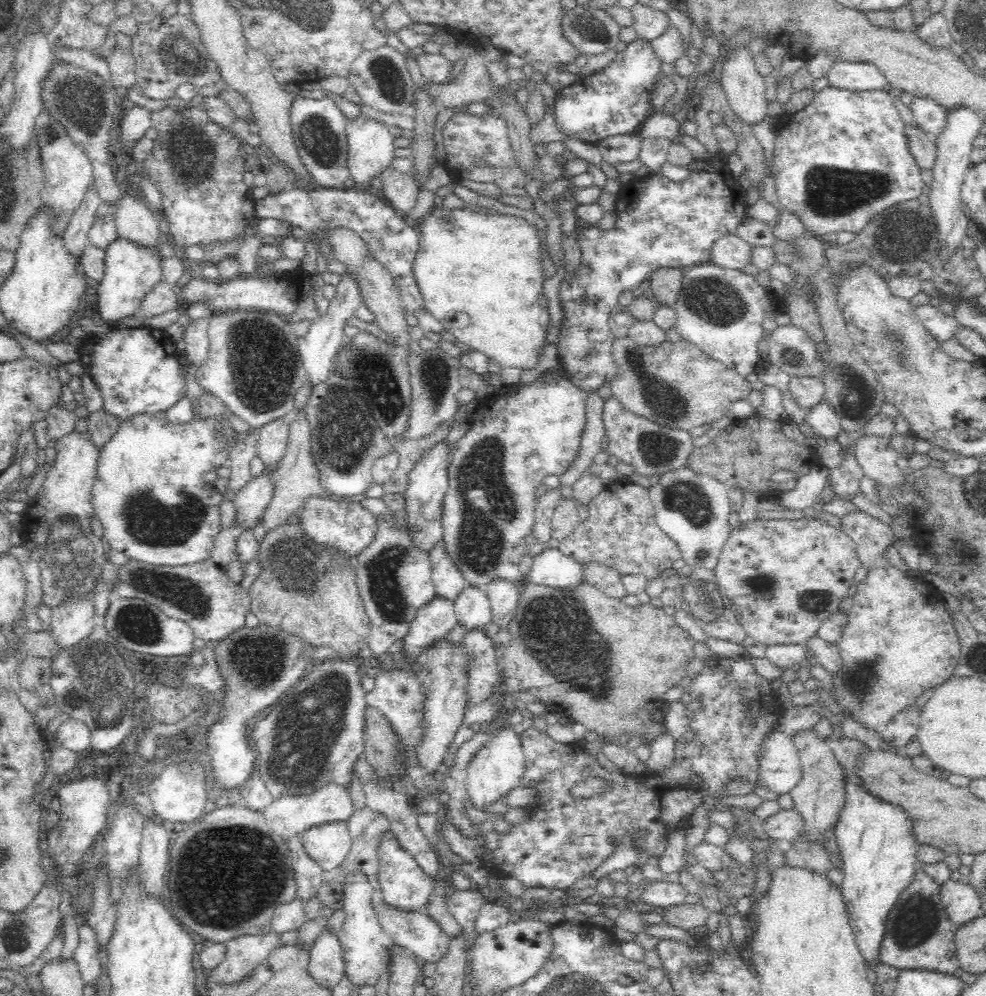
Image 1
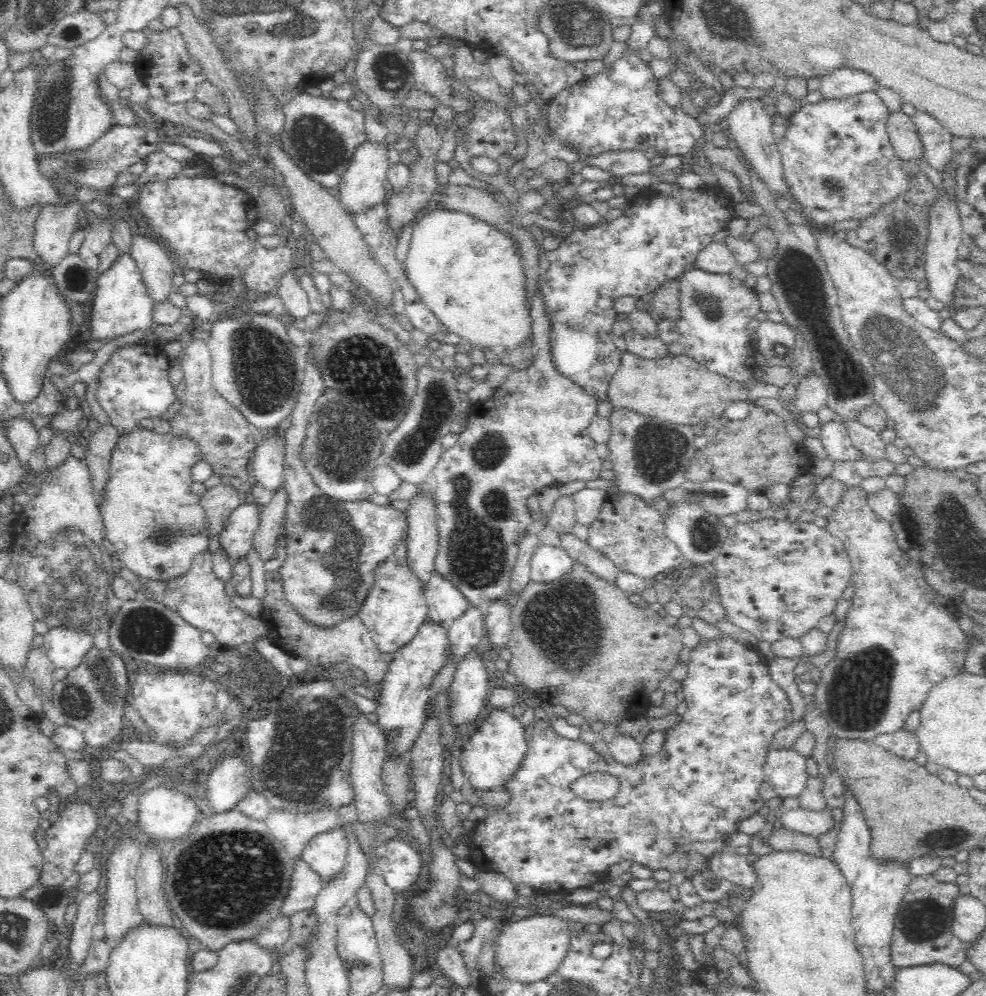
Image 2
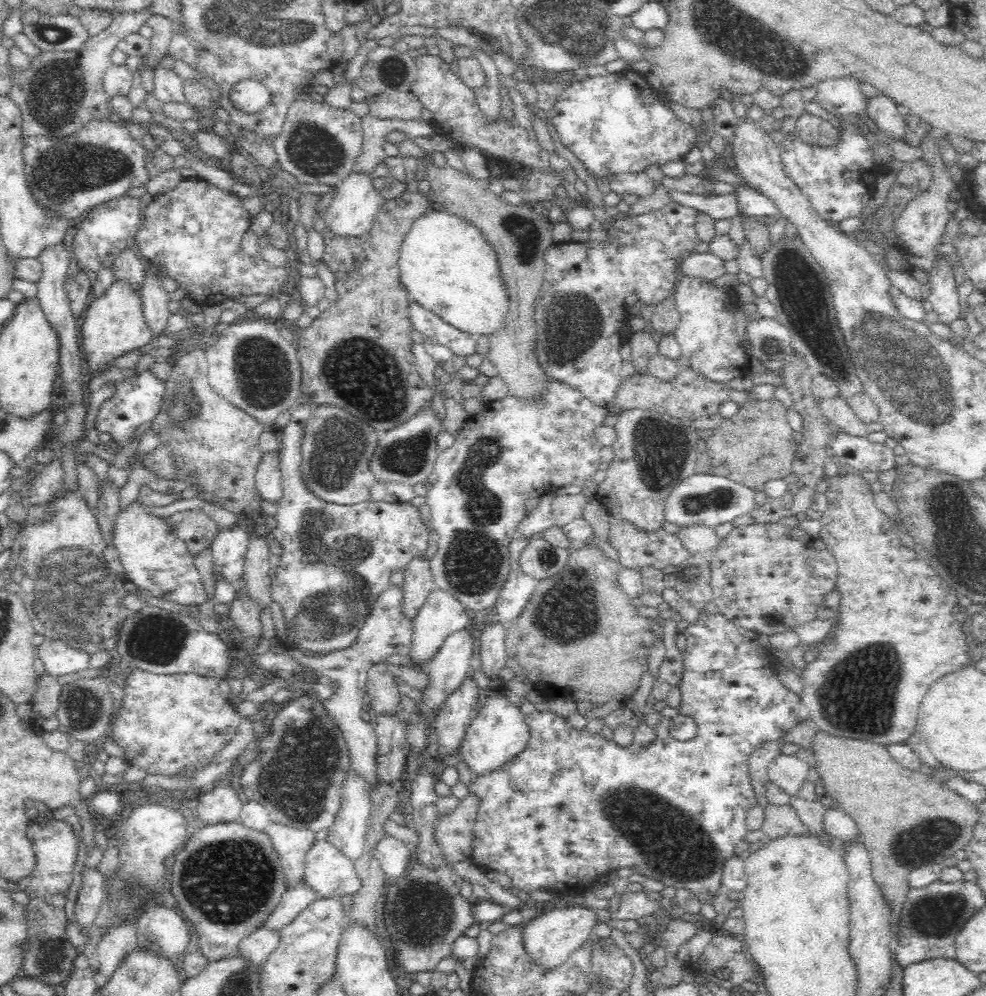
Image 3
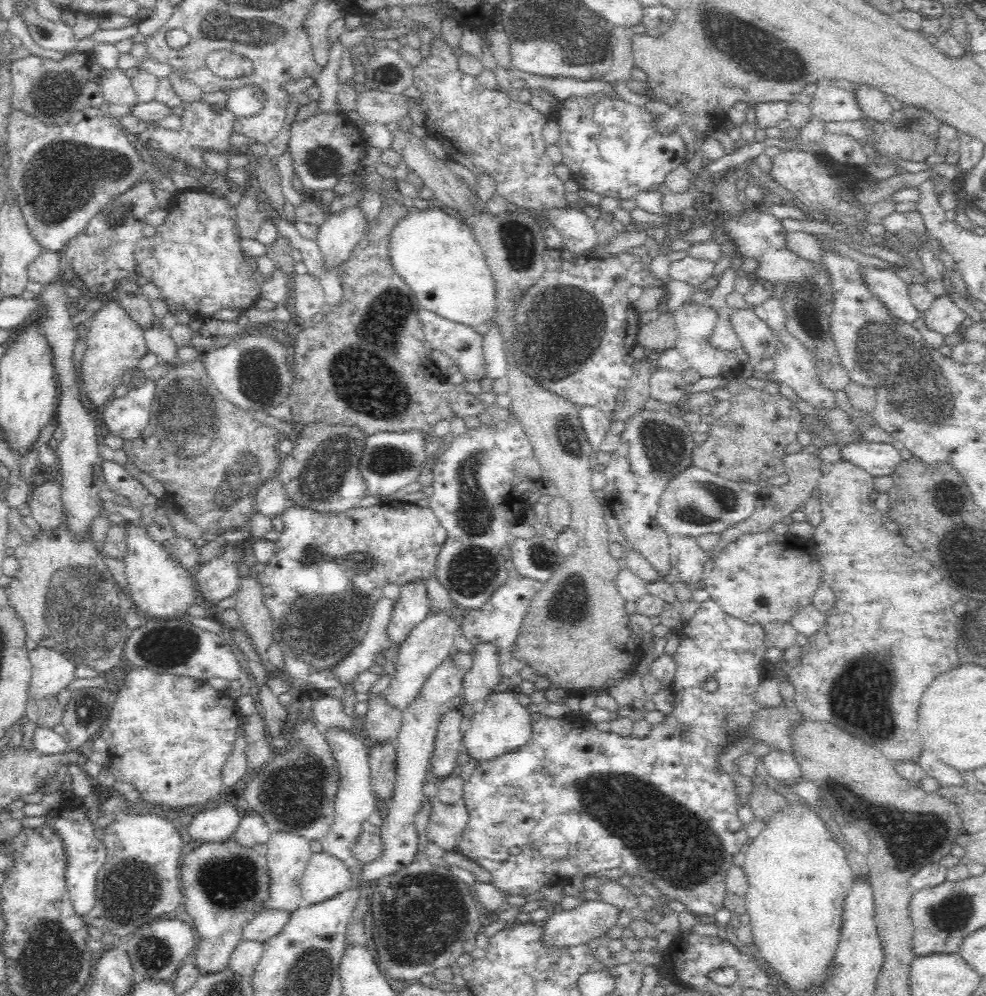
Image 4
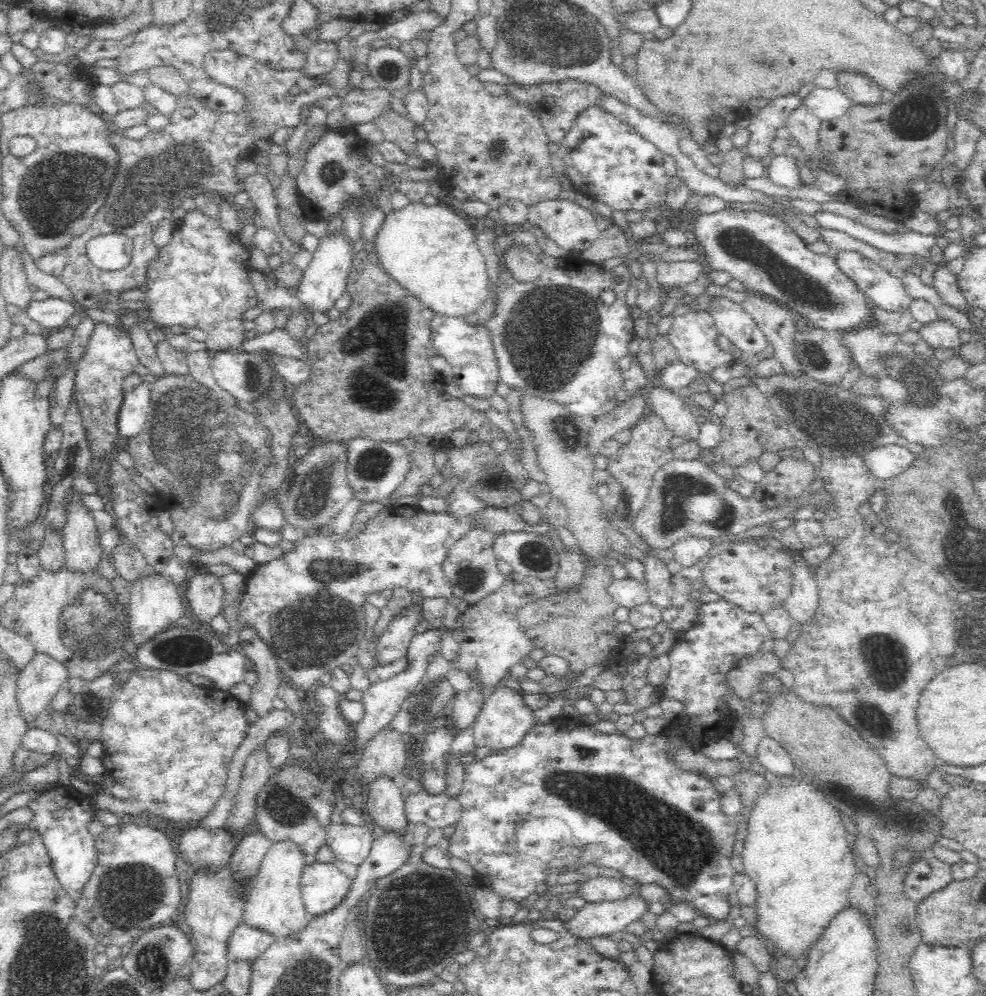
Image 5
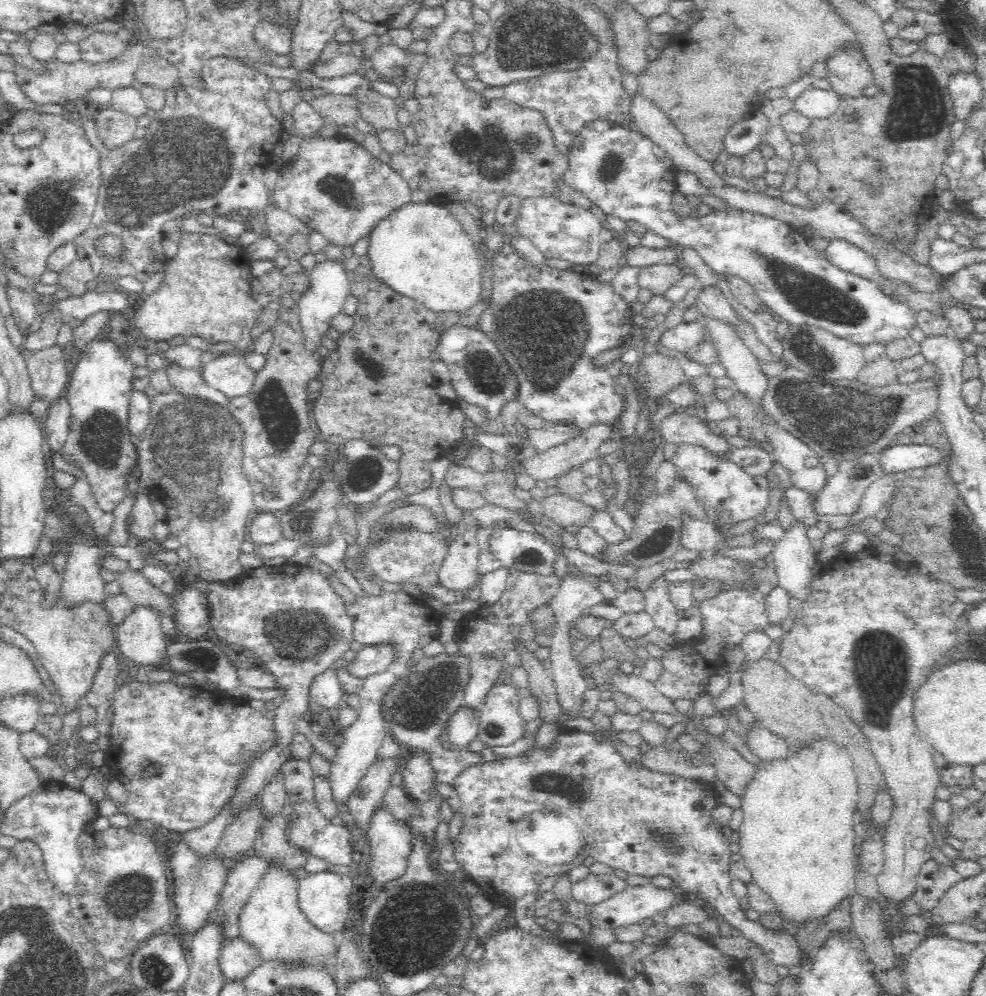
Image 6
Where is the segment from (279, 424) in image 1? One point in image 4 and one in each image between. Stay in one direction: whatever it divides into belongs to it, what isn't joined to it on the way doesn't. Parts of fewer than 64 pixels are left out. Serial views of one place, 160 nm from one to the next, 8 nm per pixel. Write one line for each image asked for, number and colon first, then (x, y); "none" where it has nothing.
2: (267, 470)
3: (269, 485)
4: (271, 502)

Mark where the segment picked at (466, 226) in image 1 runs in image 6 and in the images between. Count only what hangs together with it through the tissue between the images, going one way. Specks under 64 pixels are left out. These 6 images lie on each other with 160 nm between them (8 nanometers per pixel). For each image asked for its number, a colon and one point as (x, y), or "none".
2: (467, 273)
3: (447, 267)
4: (437, 255)
5: (430, 251)
6: (420, 251)

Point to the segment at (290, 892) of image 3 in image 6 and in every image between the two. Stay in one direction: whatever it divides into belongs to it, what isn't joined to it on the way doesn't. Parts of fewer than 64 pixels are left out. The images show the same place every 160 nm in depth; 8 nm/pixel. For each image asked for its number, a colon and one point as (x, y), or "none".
4: (262, 927)
5: (245, 945)
6: (237, 960)

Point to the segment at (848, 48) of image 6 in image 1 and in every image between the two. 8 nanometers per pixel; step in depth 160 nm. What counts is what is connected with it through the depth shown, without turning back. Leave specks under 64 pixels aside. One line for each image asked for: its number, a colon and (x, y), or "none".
1: (921, 147)
2: (903, 137)
3: (880, 108)
4: (873, 103)
5: (860, 88)

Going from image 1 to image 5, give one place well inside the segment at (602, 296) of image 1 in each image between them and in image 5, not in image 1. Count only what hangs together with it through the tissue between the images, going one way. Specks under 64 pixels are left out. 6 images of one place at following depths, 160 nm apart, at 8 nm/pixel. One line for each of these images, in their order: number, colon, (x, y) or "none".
2: (657, 240)
3: (582, 320)
4: (572, 329)
5: (555, 338)

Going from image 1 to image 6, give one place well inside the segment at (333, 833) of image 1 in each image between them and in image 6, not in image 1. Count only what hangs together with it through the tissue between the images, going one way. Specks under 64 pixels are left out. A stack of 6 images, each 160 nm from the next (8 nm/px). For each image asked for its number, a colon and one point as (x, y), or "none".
2: (326, 854)
3: (328, 874)
4: (325, 876)
5: (323, 887)
6: (323, 898)

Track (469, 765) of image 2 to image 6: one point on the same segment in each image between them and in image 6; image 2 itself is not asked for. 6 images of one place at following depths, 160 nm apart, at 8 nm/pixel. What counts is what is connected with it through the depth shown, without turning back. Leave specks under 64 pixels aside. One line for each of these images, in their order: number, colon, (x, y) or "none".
3: (499, 731)
4: (504, 724)
5: (503, 721)
6: (500, 723)

